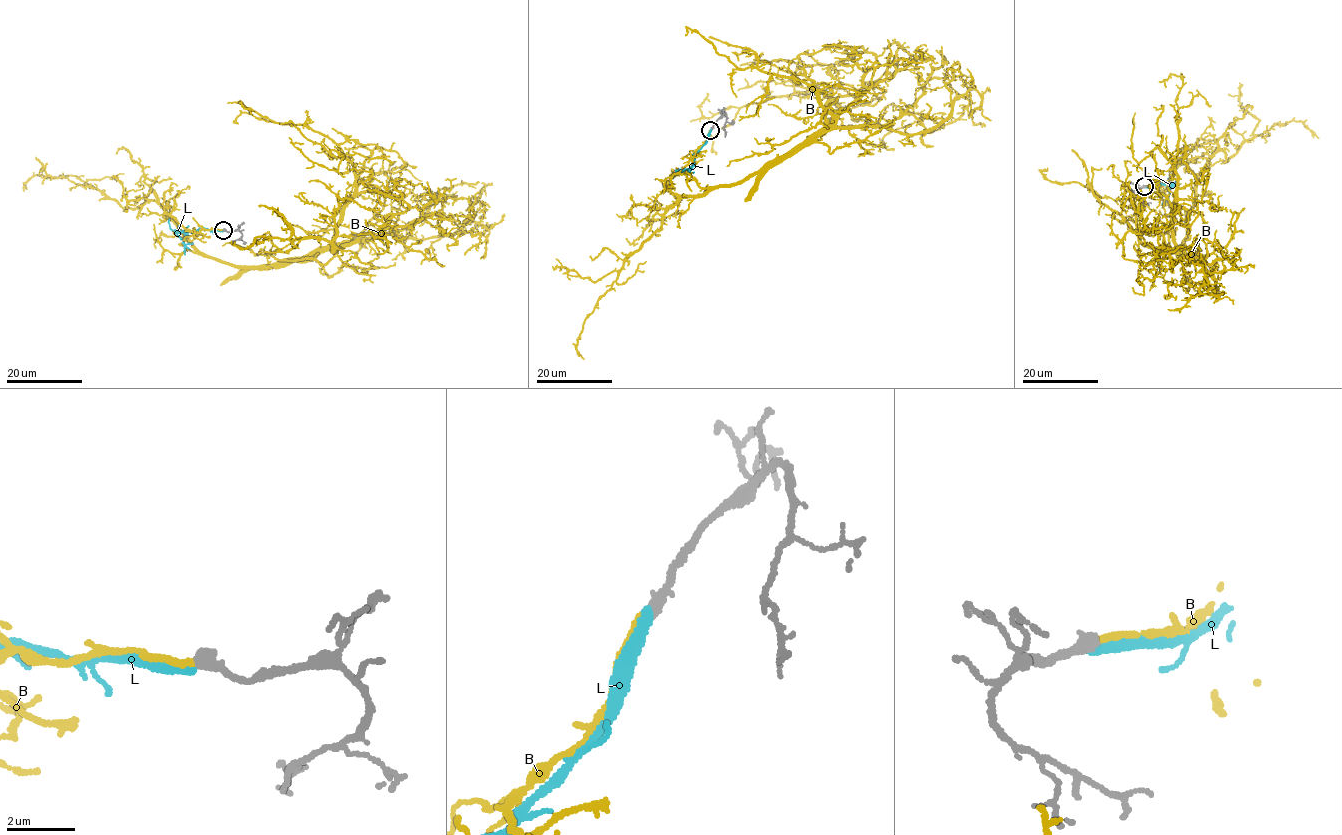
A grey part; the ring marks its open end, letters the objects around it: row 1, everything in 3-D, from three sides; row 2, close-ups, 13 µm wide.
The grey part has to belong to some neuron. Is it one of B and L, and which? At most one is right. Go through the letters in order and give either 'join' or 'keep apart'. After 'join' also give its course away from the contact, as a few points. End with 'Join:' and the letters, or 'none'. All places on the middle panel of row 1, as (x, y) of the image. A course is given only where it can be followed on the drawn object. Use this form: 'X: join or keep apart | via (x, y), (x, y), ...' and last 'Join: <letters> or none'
B: join | via (711, 130), (672, 192), (695, 198), (792, 156), (814, 142), (831, 100), (810, 90), (704, 117), (707, 93)
L: keep apart
Join: B

